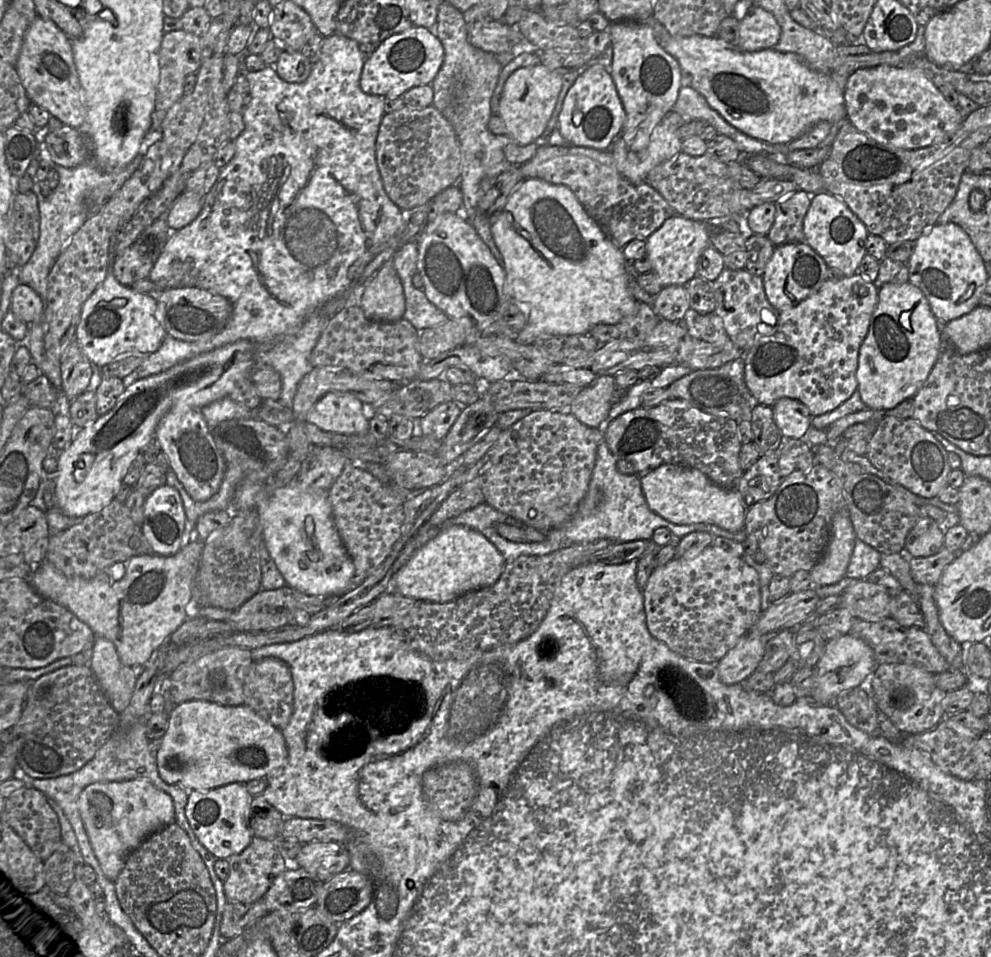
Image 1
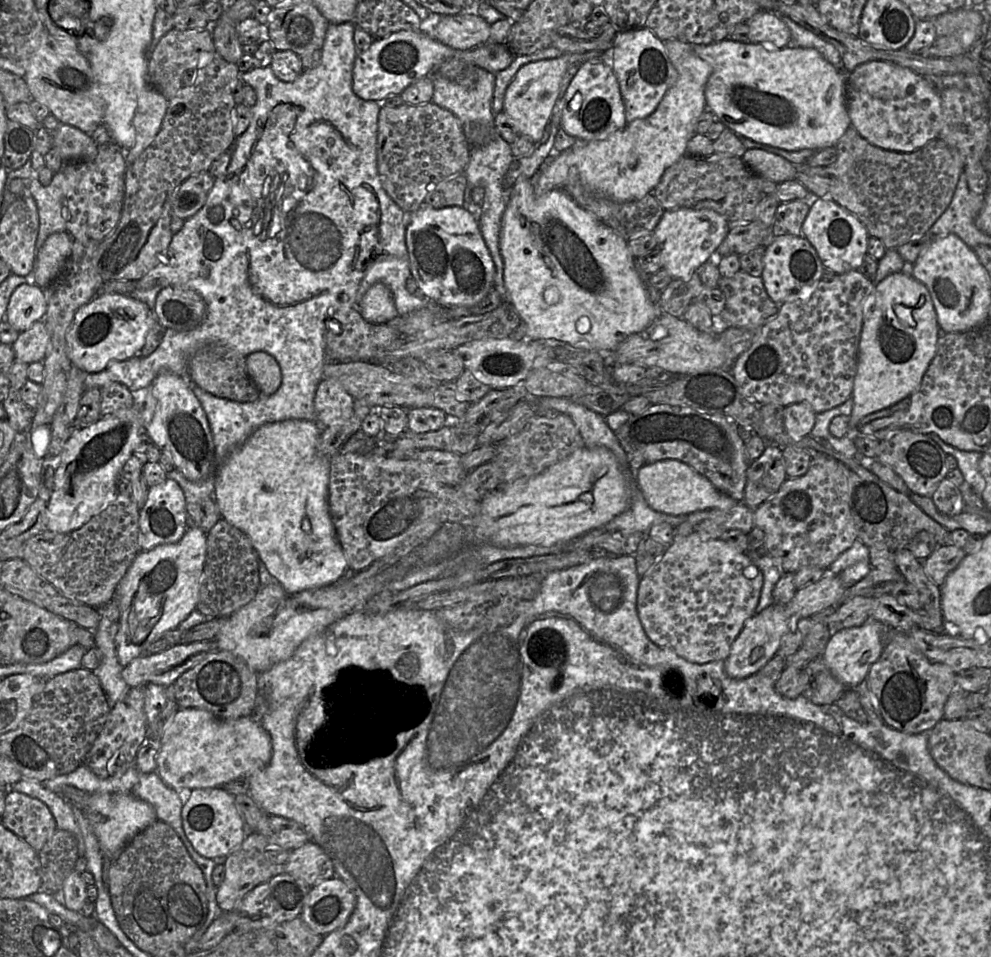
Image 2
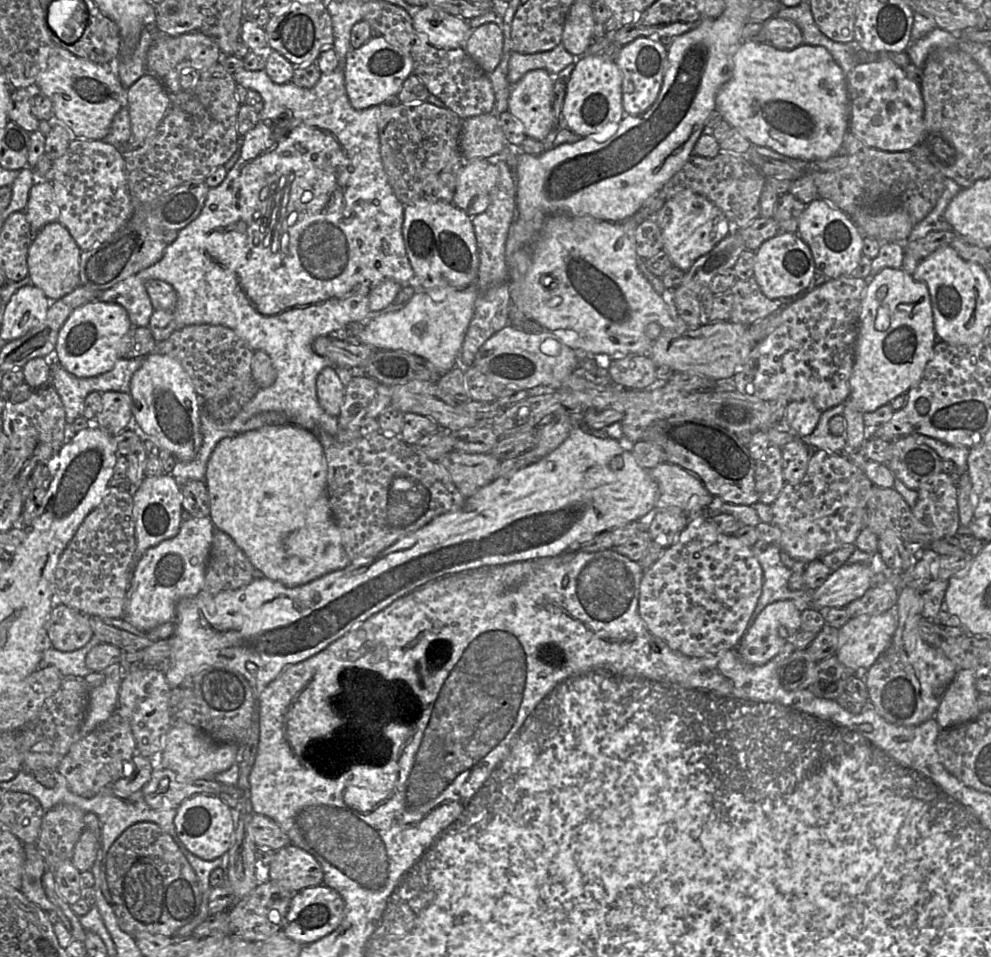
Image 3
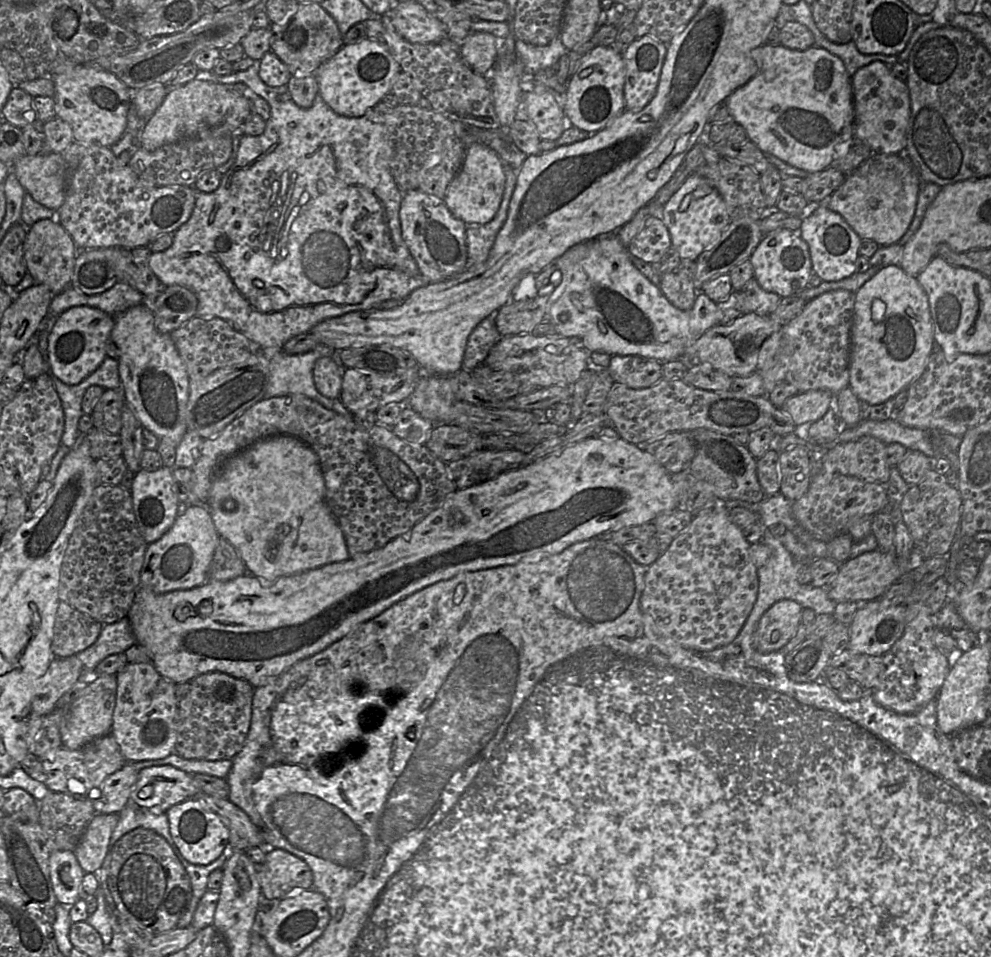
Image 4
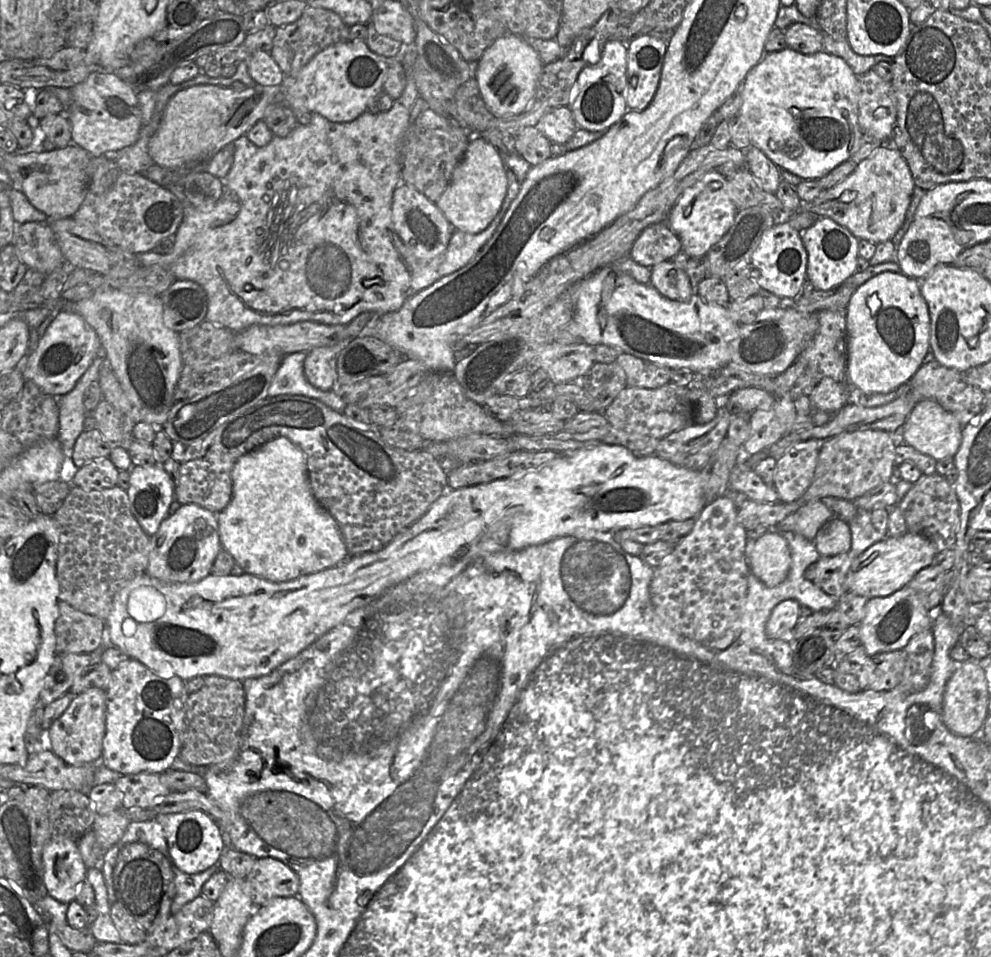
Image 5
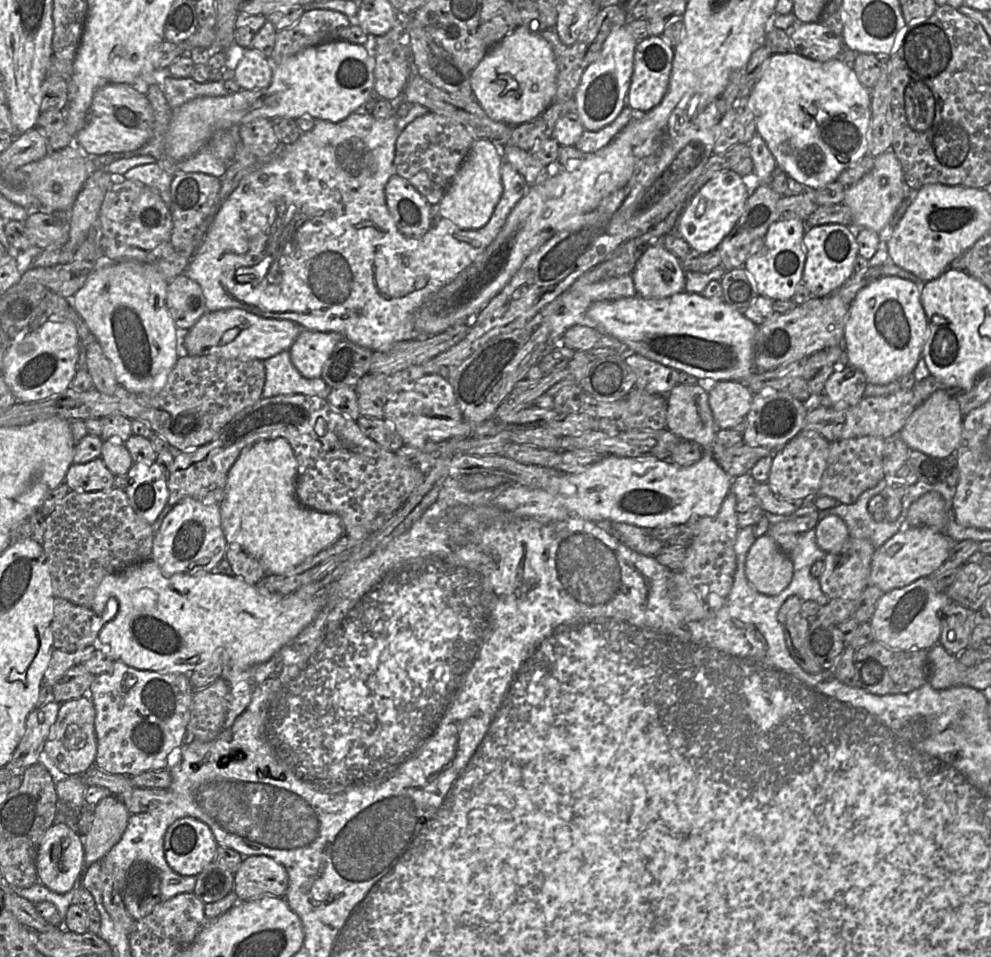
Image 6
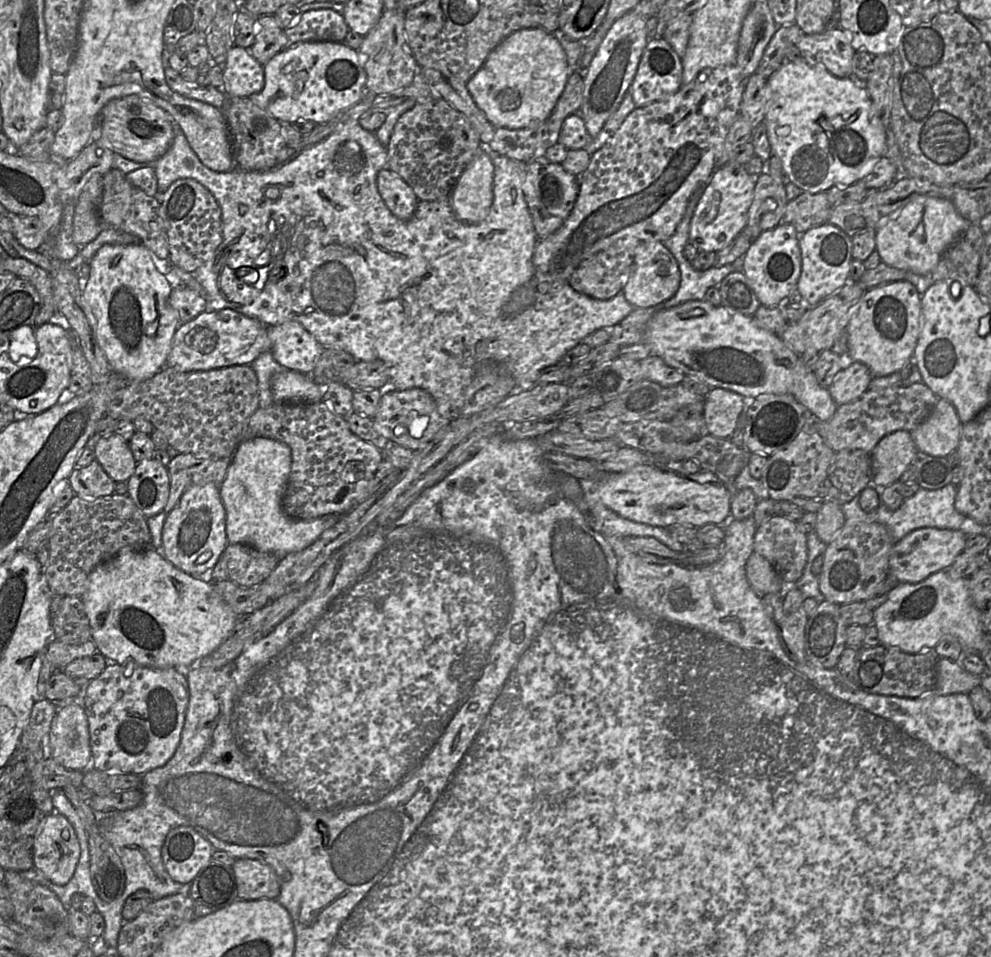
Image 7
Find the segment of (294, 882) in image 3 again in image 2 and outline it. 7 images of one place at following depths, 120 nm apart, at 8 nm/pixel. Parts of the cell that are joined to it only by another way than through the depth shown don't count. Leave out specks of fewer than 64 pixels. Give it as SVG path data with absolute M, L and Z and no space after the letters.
M313 841L292 850L282 869L296 879L303 880L309 886L315 886L336 875L332 859Z

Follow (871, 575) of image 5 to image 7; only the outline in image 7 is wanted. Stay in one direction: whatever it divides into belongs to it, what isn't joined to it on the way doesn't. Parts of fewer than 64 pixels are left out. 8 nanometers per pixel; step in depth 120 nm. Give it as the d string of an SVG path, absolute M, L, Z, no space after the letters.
M934 527L913 530L895 542L889 556L888 574L899 583L919 583L938 571L947 570L964 551L967 539L968 537L958 530Z

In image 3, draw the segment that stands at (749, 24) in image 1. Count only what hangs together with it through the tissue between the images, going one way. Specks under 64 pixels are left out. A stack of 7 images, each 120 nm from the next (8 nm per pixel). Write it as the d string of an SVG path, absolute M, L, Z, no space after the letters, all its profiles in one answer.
M776 16L763 23L765 43L780 50L791 50L803 44L803 35L799 27L791 20Z

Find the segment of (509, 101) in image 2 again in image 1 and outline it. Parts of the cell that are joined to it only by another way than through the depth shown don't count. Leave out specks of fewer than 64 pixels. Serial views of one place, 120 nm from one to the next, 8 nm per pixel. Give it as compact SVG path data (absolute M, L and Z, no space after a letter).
M539 63L533 66L518 68L507 78L500 97L498 115L504 121L507 129L507 136L511 141L525 146L537 141L543 134L551 118L562 87L562 76L563 75L553 72Z

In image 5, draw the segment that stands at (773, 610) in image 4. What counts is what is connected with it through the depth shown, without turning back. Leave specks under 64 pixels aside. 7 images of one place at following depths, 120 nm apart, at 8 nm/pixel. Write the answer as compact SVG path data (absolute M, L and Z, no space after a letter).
M785 599L777 604L766 623L770 638L787 638L800 620L801 604L796 599Z

